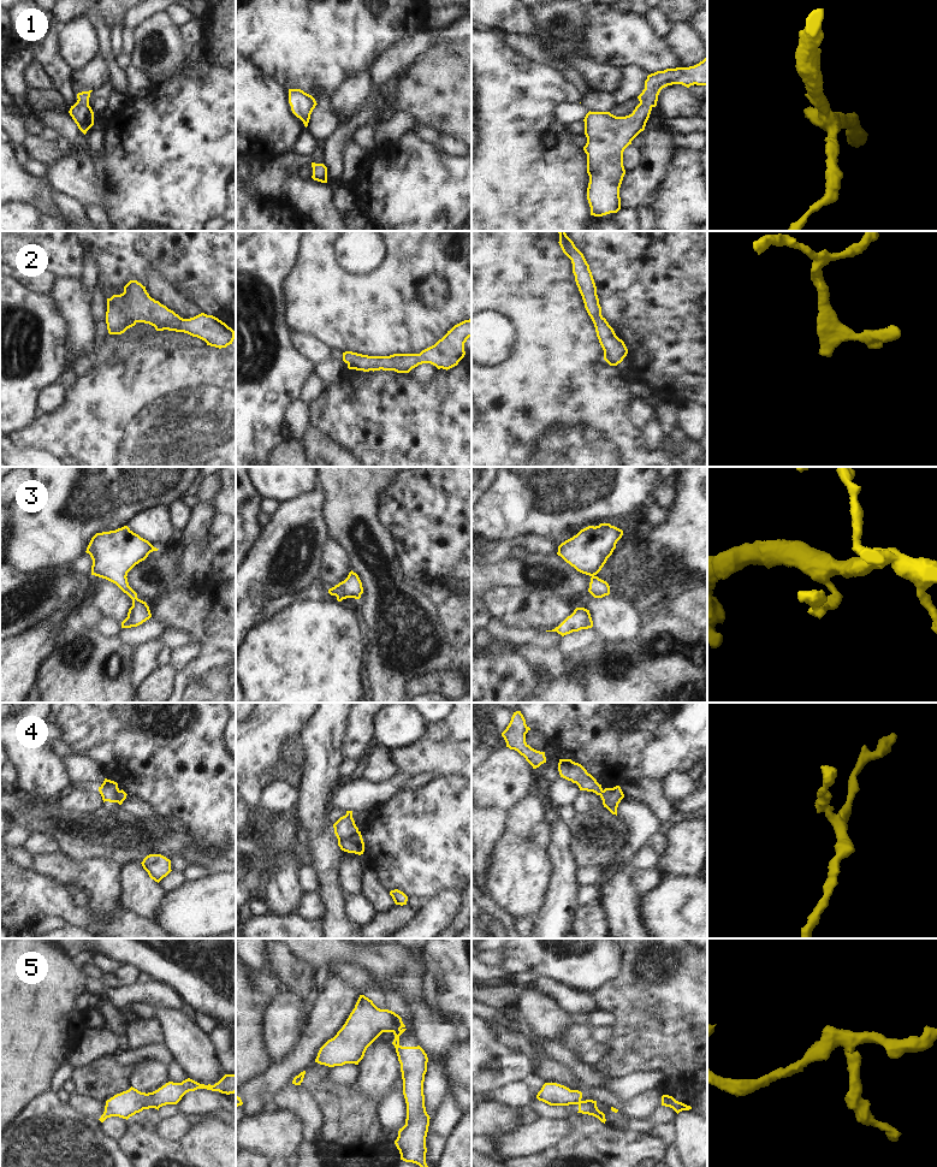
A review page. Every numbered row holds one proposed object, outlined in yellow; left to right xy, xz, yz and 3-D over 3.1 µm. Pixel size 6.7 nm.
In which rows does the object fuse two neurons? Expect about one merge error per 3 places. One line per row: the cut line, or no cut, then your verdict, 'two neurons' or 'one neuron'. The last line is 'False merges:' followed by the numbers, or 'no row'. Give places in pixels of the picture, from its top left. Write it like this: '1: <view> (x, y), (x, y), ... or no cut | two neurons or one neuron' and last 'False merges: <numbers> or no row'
1: no cut | one neuron
2: no cut | one neuron
3: no cut | one neuron
4: xz (359, 831), (338, 840) | two neurons
5: xz (401, 1030), (395, 1047) | two neurons
False merges: 4, 5

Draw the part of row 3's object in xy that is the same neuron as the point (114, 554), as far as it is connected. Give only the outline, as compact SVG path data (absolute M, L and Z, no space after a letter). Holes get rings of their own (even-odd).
M127 526L96 533L87 547L85 552L93 559L91 575L115 584L132 599L132 606L129 609L127 617L121 622L121 628L137 627L152 617L149 606L137 598L126 576L136 564L158 550Z

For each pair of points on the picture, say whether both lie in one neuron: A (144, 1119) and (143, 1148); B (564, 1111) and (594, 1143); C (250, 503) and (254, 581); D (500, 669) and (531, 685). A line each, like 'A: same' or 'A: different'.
A: same
B: different
C: different
D: same

